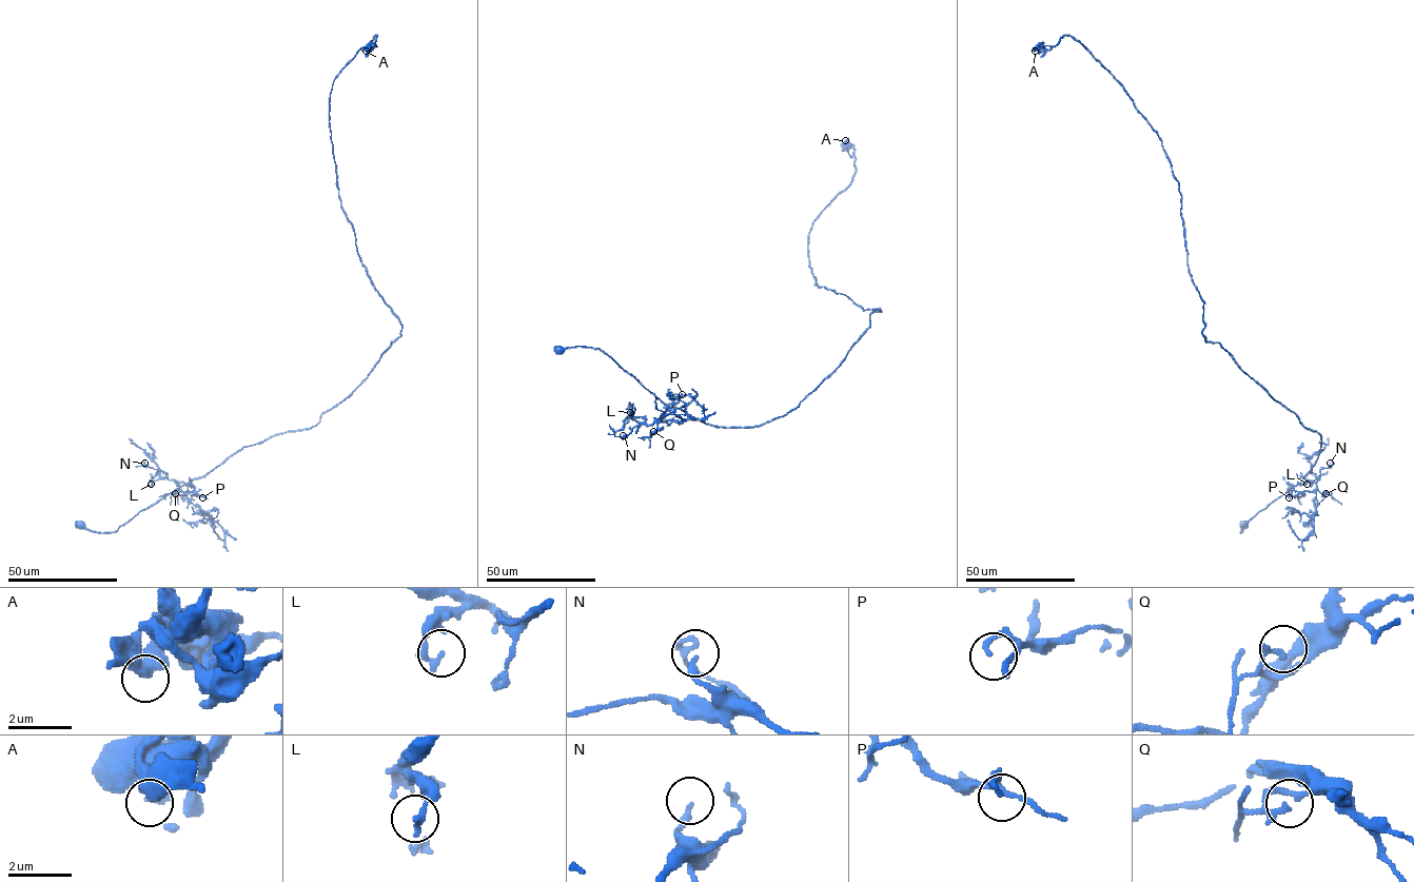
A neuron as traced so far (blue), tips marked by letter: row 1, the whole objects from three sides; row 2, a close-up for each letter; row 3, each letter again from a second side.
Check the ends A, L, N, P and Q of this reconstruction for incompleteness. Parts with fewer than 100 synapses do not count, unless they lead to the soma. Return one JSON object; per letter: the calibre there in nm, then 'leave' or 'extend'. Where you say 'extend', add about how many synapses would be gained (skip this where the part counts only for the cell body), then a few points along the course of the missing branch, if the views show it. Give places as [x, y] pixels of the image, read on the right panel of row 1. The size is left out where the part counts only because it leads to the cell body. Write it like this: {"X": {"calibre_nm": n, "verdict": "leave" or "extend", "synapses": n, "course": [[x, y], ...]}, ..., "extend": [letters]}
{"A": {"calibre_nm": 400, "verdict": "leave"}, "L": {"calibre_nm": 200, "verdict": "leave"}, "N": {"calibre_nm": 200, "verdict": "leave"}, "P": {"calibre_nm": 140, "verdict": "leave"}, "Q": {"calibre_nm": 200, "verdict": "leave"}, "extend": []}

